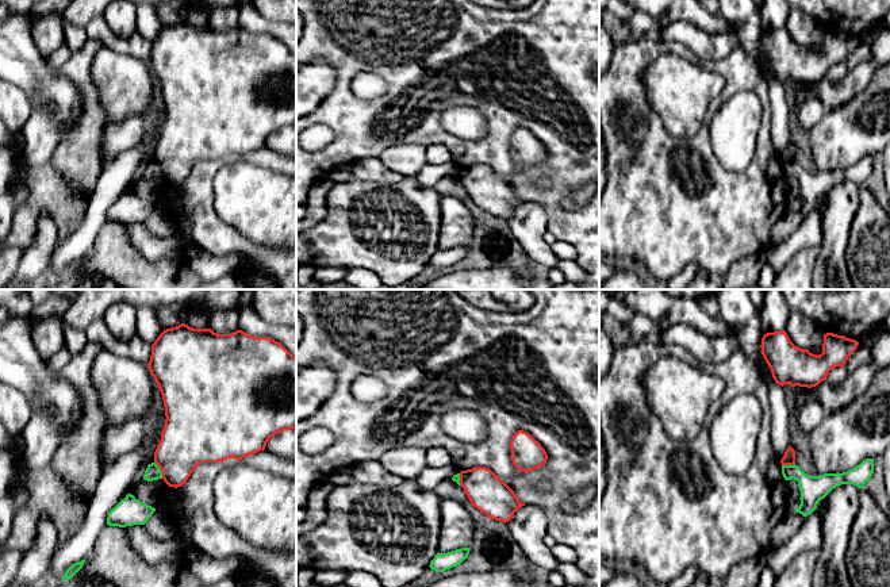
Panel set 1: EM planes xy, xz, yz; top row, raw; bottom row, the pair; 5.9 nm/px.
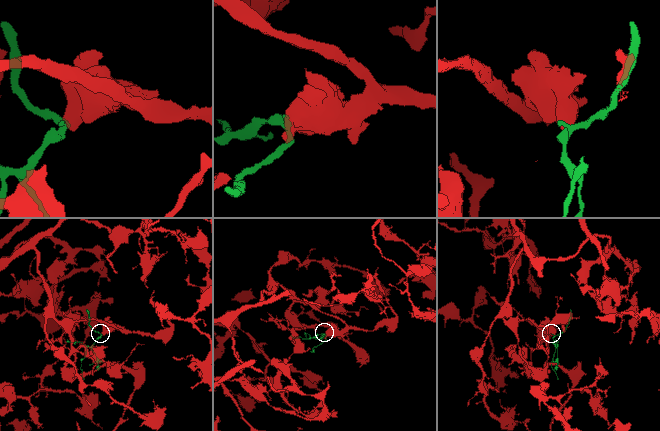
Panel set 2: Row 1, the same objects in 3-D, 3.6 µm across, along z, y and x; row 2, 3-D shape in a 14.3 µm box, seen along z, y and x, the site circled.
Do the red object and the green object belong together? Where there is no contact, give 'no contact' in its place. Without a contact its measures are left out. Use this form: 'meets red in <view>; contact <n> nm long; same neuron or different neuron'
meets red in xy; contact 120 nm long; different neuron

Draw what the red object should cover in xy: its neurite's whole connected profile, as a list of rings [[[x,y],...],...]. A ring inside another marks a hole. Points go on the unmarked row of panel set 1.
[[[181,20],[158,32],[147,64],[161,88],[166,114],[154,160],[169,184],[184,183],[200,160],[230,154],[239,158],[264,147],[275,131],[296,124],[296,54],[271,34],[254,34],[242,27],[218,31]]]

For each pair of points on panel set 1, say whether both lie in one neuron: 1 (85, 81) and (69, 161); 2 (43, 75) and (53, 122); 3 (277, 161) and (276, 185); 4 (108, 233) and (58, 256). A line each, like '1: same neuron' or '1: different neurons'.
1: same neuron
2: same neuron
3: different neurons
4: different neurons

